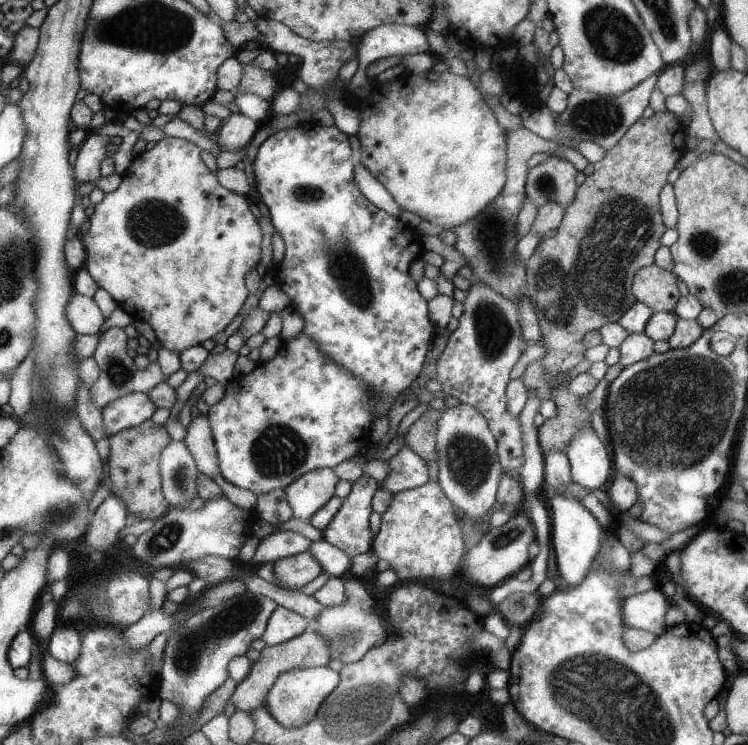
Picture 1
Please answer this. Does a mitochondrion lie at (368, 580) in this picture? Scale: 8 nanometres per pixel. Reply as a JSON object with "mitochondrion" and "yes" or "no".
{"mitochondrion":"no"}

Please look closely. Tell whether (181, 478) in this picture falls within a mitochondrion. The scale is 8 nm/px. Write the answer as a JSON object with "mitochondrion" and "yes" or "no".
{"mitochondrion":"yes"}

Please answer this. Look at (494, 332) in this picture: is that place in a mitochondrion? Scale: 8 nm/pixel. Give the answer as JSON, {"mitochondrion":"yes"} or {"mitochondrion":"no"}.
{"mitochondrion":"yes"}

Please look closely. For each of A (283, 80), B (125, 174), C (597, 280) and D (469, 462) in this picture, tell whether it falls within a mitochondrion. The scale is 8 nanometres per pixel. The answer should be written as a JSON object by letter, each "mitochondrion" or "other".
{"A":"other","B":"other","C":"mitochondrion","D":"mitochondrion"}

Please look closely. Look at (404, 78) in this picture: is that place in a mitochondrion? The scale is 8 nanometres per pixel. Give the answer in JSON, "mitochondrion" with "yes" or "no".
{"mitochondrion":"no"}

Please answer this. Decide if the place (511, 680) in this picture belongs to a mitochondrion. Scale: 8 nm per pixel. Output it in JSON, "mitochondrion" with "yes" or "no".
{"mitochondrion":"no"}

